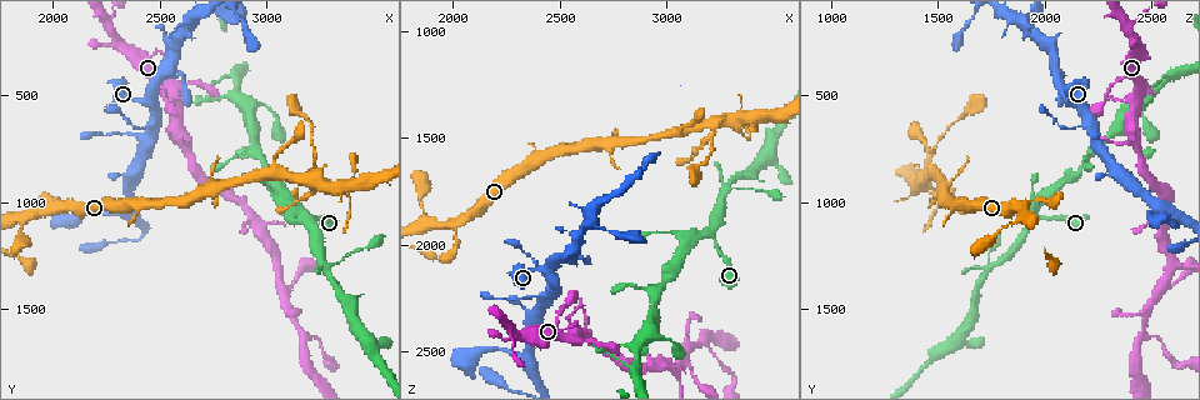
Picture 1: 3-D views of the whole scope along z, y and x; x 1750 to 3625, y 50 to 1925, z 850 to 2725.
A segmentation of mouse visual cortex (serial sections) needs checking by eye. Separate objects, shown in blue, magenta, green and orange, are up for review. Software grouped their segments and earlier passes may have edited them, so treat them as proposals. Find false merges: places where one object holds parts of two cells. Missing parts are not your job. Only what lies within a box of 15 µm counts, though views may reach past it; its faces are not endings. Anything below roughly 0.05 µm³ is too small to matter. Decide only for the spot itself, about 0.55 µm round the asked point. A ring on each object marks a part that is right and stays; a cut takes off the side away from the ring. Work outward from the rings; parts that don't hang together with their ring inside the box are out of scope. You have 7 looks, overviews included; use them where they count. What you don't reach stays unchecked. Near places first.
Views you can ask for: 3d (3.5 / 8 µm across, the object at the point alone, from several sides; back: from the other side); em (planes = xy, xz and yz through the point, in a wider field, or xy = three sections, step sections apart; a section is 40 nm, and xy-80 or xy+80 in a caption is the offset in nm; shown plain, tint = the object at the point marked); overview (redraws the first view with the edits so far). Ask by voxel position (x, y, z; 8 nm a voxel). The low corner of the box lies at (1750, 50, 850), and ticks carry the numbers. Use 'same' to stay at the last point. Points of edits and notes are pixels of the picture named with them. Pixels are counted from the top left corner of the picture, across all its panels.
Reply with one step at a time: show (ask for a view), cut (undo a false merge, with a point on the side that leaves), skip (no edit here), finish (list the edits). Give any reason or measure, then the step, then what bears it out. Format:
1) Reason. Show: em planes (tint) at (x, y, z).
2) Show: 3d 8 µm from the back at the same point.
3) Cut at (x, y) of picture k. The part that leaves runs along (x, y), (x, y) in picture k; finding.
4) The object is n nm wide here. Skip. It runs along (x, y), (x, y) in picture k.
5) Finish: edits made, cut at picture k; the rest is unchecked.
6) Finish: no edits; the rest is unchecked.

Narrows sharply. Show: 3d 3.5 µm at (2370, 620, 2070).

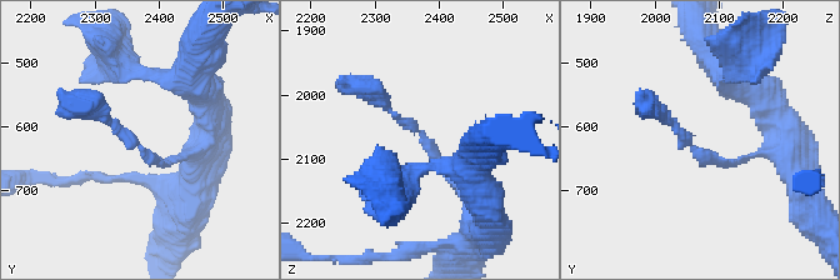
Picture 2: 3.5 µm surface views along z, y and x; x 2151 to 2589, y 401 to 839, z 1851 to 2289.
Show: em xy step 1 (tint) at (2365, 630, 2060).

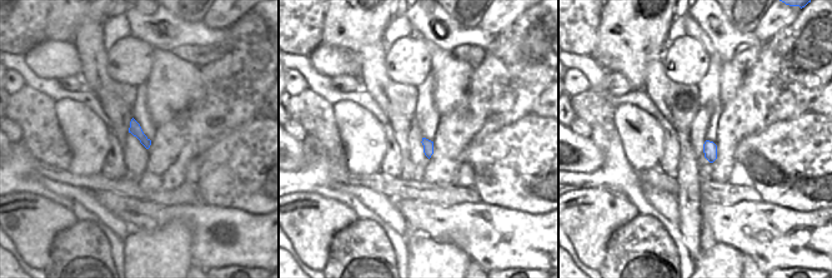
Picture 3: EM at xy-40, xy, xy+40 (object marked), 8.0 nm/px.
Skip. It runs along (463, 189), (424, 138), (366, 86) in picture 2; all the same cell.

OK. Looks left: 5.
A narrow waist. Show: 3d 3.5 µm at (3130, 1000, 1550).

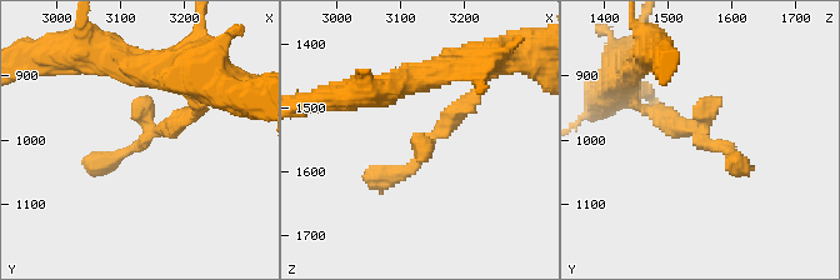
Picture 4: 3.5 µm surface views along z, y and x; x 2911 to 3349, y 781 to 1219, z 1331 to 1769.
Need the tissue. Show: em planes (tint) at (3145, 1000, 1550).

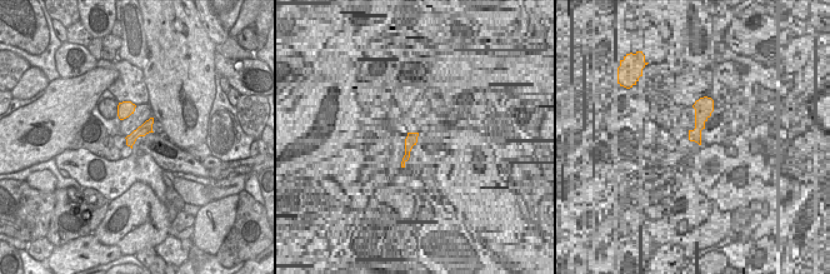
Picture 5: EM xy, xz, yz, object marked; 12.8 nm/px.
Skip. It runs along (150, 121), (129, 143) in picture 5; all the same cell.

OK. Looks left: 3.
Arms part here. Show: 3d 3.5 µm at (3290, 1310, 1760).

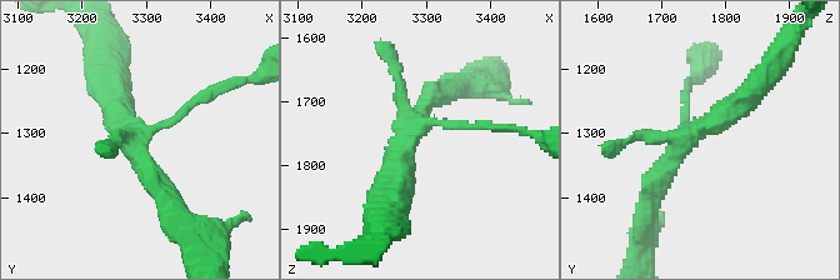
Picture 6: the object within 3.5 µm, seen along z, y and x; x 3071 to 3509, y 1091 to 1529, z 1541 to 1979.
Now the EM. Show: em xy step 3 (tint) at (3280, 1300, 1745).

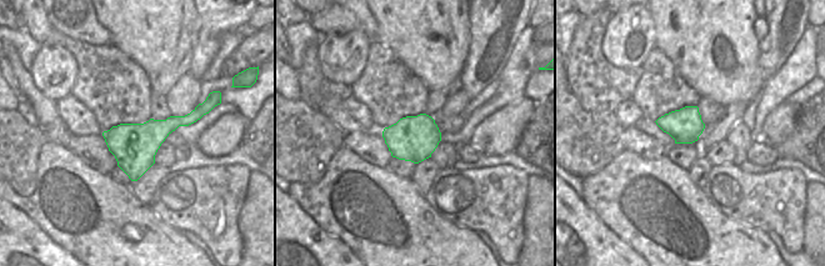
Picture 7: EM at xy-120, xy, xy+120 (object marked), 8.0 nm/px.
Skip. It runs along (753, 91), (691, 134), (650, 199) in picture 6; continuous, no second cell.

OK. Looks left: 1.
Finish: no edits; the rest is unchecked.

